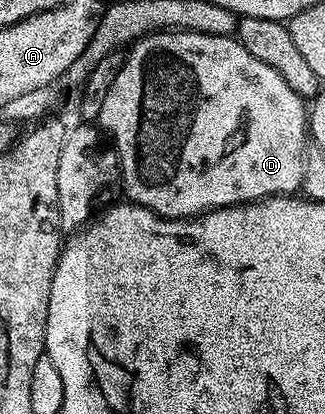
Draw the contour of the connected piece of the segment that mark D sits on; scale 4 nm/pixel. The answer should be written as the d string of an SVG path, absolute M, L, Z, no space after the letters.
M163 30L138 38L125 54L125 63L119 68L114 83L103 100L99 126L104 133L117 137L117 141L111 146L116 151L117 159L125 162L121 182L124 197L139 206L147 207L160 218L191 219L204 214L206 210L215 210L218 206L239 206L242 202L258 202L260 198L293 196L301 190L307 153L306 103L291 88L291 84L287 84L287 80L283 80L283 76L275 72L275 68L263 64L263 60L255 60L255 56L251 56L251 52L247 52L247 48L243 48L236 37L228 34Z

